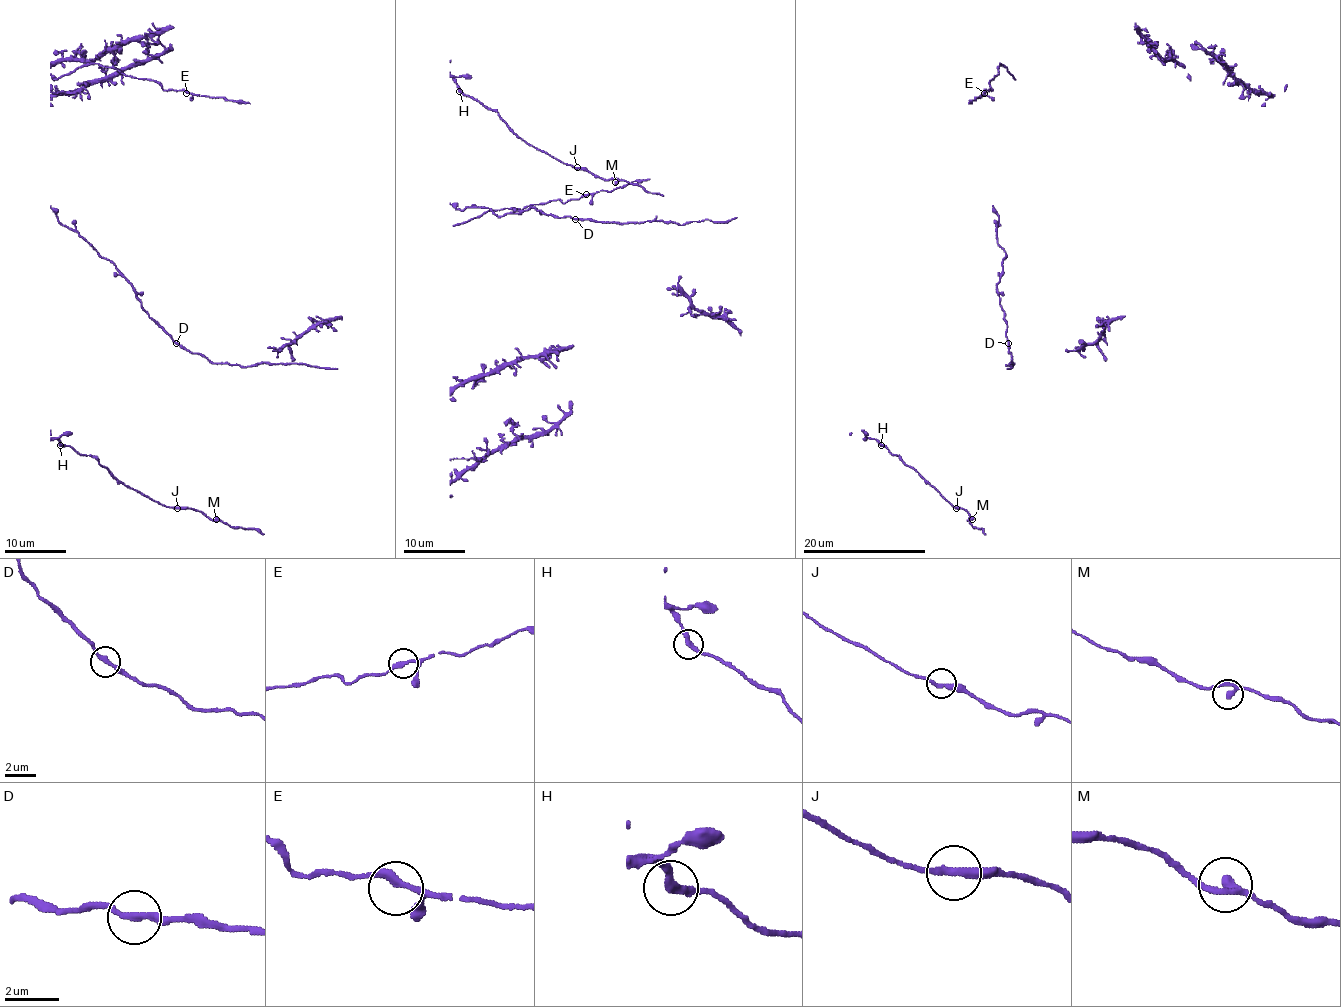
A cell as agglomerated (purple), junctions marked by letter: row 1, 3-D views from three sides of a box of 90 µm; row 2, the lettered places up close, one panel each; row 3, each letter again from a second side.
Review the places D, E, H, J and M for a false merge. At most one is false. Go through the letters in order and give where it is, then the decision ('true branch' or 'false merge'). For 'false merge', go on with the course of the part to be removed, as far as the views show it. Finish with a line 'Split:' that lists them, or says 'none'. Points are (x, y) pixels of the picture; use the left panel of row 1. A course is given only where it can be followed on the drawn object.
D: at (176, 343); true branch
E: at (186, 93); true branch
H: at (60, 445); true branch
J: at (177, 508); true branch
M: at (216, 519); true branch
Split: none

